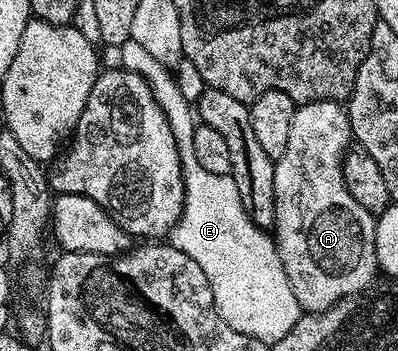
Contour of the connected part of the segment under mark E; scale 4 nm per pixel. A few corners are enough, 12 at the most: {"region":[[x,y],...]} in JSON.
{"region":[[125,41],[181,153],[186,201],[169,244],[200,263],[228,327],[291,324],[273,236],[233,177],[192,151],[196,113],[177,76]]}

